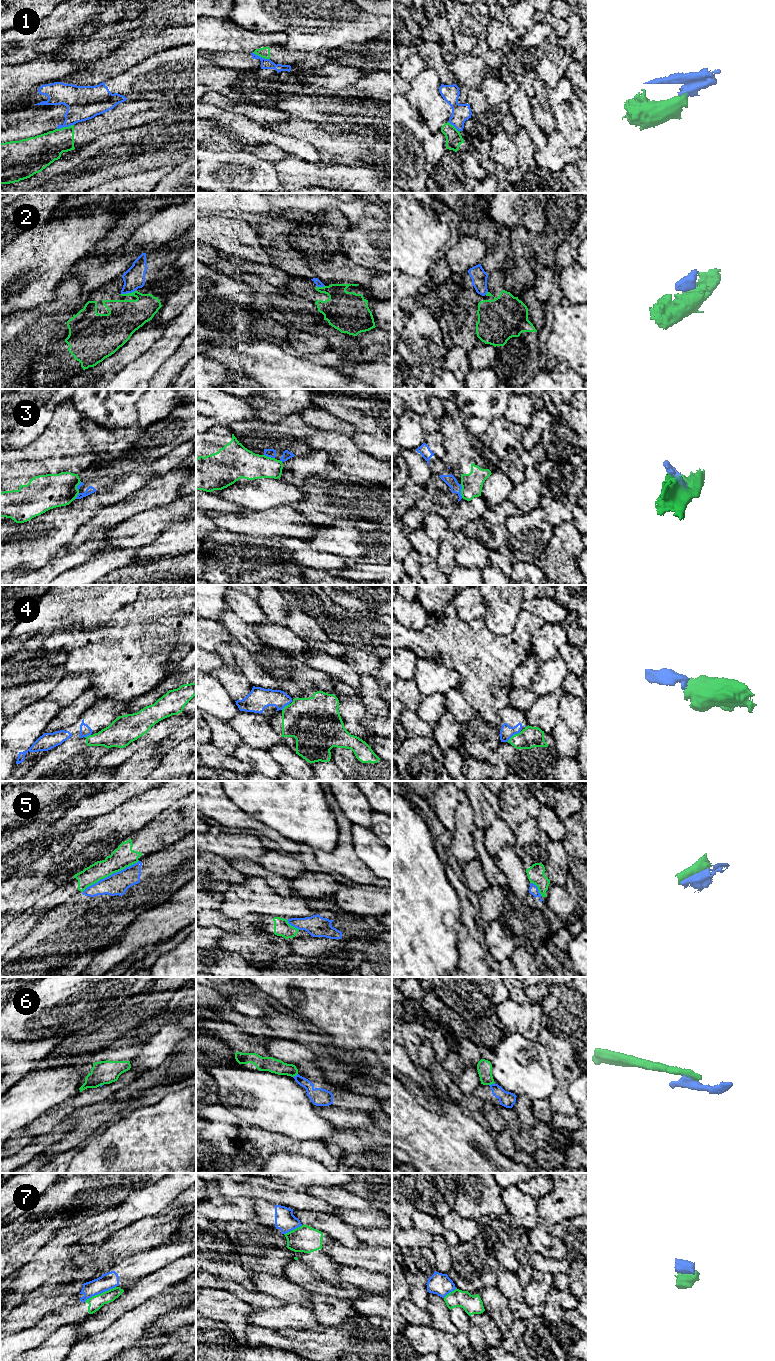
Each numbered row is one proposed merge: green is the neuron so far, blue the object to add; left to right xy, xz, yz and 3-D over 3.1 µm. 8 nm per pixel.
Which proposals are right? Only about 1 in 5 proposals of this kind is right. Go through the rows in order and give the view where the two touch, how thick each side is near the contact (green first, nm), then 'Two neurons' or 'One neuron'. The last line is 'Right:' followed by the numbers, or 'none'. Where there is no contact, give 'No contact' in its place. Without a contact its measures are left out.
1: Touches green in xz. Thickness 90 nm (green) against 80 nm. Two neurons
2: Touches green in xy. Thickness 280 nm (green) against 170 nm. Two neurons
3: Touches green in yz. Thickness 170 nm (green) against 90 nm. Two neurons
4: Touches green in yz. Thickness 170 nm (green) against 110 nm. Two neurons
5: Touches green in xy. Thickness 170 nm (green) against 180 nm. Two neurons
6: Touches green in yz. Thickness 120 nm (green) against 130 nm. Two neurons
7: Touches green in xy. Thickness 110 nm (green) against 140 nm. Two neurons
Right: none

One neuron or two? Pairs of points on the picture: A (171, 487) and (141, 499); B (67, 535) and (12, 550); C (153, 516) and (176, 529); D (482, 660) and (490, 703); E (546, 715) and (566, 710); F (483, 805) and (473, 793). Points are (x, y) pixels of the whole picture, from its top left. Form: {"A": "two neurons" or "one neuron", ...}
{"A": "one neuron", "B": "one neuron", "C": "two neurons", "D": "one neuron", "E": "two neurons", "F": "one neuron"}

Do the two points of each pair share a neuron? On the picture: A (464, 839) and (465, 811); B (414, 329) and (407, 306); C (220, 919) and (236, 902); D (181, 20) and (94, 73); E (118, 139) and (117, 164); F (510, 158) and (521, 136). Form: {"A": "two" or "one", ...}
{"A": "one", "B": "two", "C": "two", "D": "two", "E": "one", "F": "two"}

